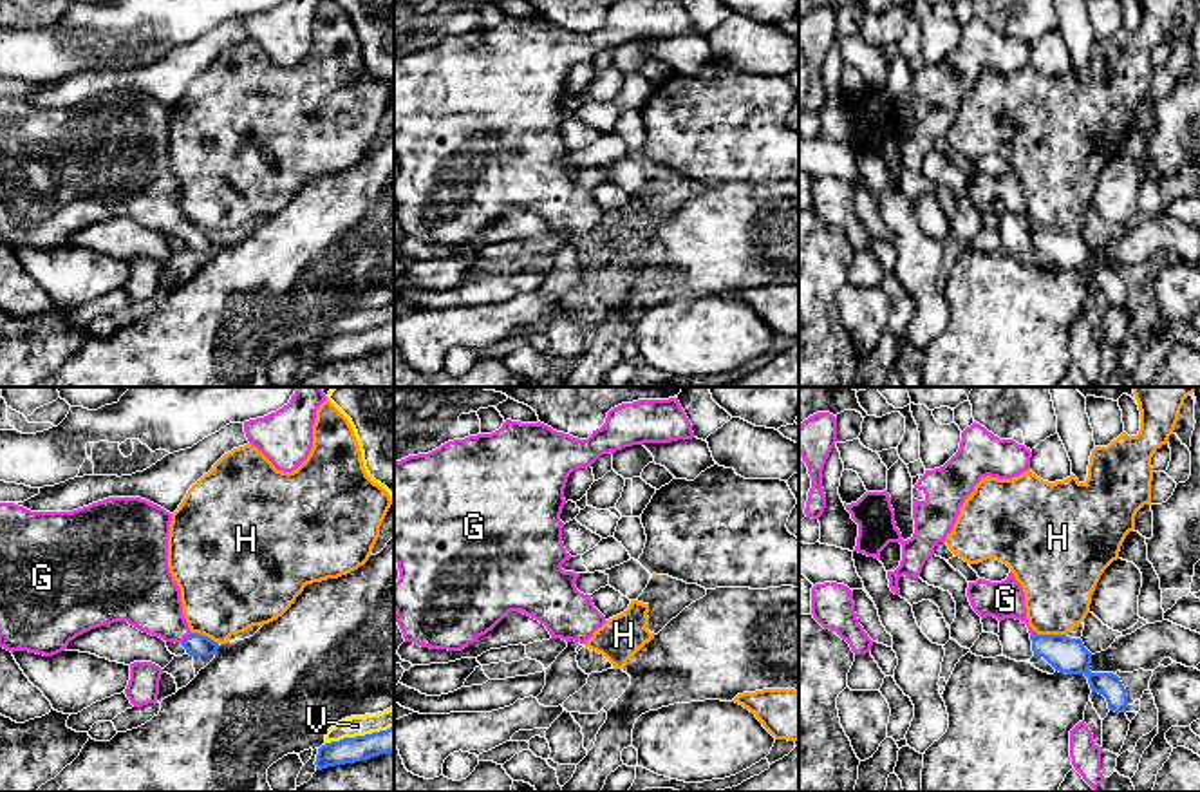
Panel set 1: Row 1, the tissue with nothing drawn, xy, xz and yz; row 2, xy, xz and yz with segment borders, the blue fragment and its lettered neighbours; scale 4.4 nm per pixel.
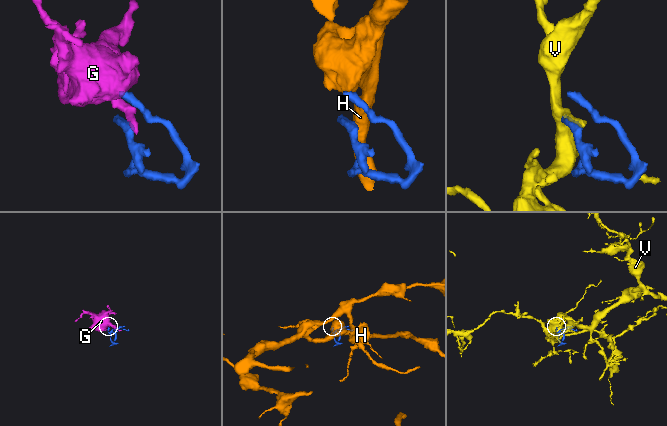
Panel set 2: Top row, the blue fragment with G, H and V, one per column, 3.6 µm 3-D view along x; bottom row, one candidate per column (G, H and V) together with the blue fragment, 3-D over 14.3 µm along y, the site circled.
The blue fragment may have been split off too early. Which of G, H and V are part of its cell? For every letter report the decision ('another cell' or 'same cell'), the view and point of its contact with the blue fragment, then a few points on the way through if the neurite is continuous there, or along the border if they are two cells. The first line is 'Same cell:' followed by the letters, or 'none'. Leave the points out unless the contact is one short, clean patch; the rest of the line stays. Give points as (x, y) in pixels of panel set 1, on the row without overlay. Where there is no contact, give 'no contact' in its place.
Same cell: G
G: same cell | xy (187, 232) | across xy (196, 239), (187, 232), (147, 192)
H: another cell | yz (1050, 230) | along yz (1036, 226), (1065, 230)
V: another cell | xy (358, 331)

